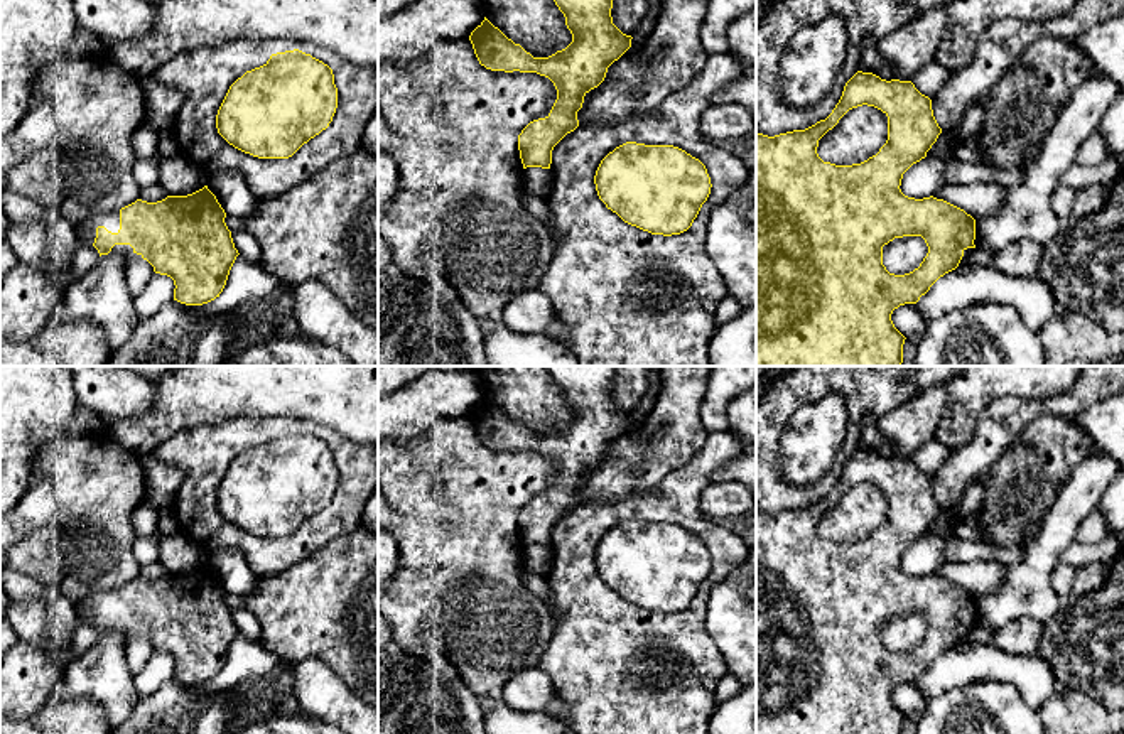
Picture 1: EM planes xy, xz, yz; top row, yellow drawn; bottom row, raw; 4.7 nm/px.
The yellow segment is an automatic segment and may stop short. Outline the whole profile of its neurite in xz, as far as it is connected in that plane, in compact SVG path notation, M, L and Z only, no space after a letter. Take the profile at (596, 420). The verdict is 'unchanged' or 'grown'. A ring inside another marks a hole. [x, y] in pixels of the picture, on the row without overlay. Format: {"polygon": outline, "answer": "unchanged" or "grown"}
{"polygon": "M543 366L565 395L565 403L572 412L572 420L548 435L533 435L520 422L508 417L486 395L471 410L469 418L481 444L491 449L505 451L537 451L548 456L557 478L545 496L530 499L518 513L518 528L523 547L550 547L554 525L579 505L577 489L582 486L584 474L597 466L608 451L608 445L618 439L630 425L631 413L623 412L611 395L616 366Z", "answer": "unchanged"}

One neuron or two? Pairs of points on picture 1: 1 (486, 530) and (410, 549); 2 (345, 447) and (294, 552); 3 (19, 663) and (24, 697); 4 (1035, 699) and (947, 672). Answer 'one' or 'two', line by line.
1: two
2: one
3: one
4: one

